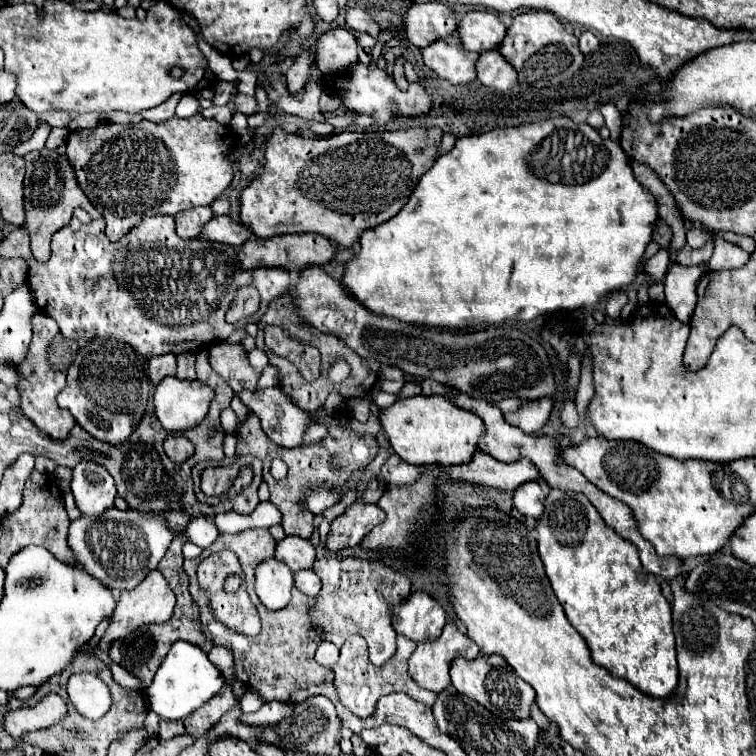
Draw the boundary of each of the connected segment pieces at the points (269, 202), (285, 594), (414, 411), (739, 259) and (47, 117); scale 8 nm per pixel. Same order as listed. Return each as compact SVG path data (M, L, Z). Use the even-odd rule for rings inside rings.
M439 128L401 130L345 130L327 138L303 138L275 132L265 146L265 168L241 192L241 222L259 238L293 232L315 232L345 248L359 242L361 232L391 220L409 200L419 178L433 166L443 132Z
M269 558L255 568L255 592L269 610L281 610L291 600L293 572L281 560Z
M411 396L411 398L397 398L391 406L379 412L381 432L387 436L395 454L399 454L407 464L417 466L453 466L467 462L473 452L477 450L477 440L483 434L483 422L451 404L443 396Z
M715 238L715 248L709 260L709 268L733 270L733 268L741 268L747 260L749 260L749 252L745 252L741 246L727 242L723 238Z
M51 110L51 112L45 112L45 114L39 114L39 122L47 122L49 126L69 126L69 122L73 120L73 116L65 110Z

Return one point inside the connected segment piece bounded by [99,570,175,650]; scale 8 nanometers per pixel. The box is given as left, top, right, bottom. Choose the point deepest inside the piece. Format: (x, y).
(152, 601)

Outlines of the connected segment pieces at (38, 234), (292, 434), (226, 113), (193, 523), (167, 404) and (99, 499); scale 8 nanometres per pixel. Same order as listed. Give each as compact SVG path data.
M45 150L43 154L39 154L39 158L35 156L35 152L29 152L23 156L27 162L27 174L25 174L27 222L25 222L25 230L31 234L31 250L39 262L49 260L51 236L69 224L73 210L77 206L87 210L93 220L99 218L99 214L93 208L93 204L89 202L89 198L81 192L81 188L77 184L77 176L73 172L73 164L69 164L69 158L65 154L57 154L57 158L53 158L53 154L49 156L49 154L51 152Z
M277 386L255 392L241 392L239 398L261 418L265 434L277 446L301 446L307 426L315 422L311 412L297 408L293 400L289 400L289 396L285 396L285 392L281 392Z
M213 106L213 108L207 108L201 112L205 118L215 118L217 122L221 124L229 124L231 122L231 116L233 116L233 110L229 106Z
M197 516L197 518L191 518L189 524L185 526L185 536L187 536L187 542L197 544L199 548L209 548L219 538L219 528L215 520Z
M163 378L153 394L155 416L169 432L179 432L197 426L209 410L213 390L197 380Z
M79 462L73 468L71 490L77 508L87 516L101 516L107 508L113 508L117 496L113 476L95 462Z

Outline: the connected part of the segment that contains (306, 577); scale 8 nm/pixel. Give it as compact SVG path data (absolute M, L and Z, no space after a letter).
M301 570L295 574L295 588L307 596L317 596L321 590L321 580L313 570Z

